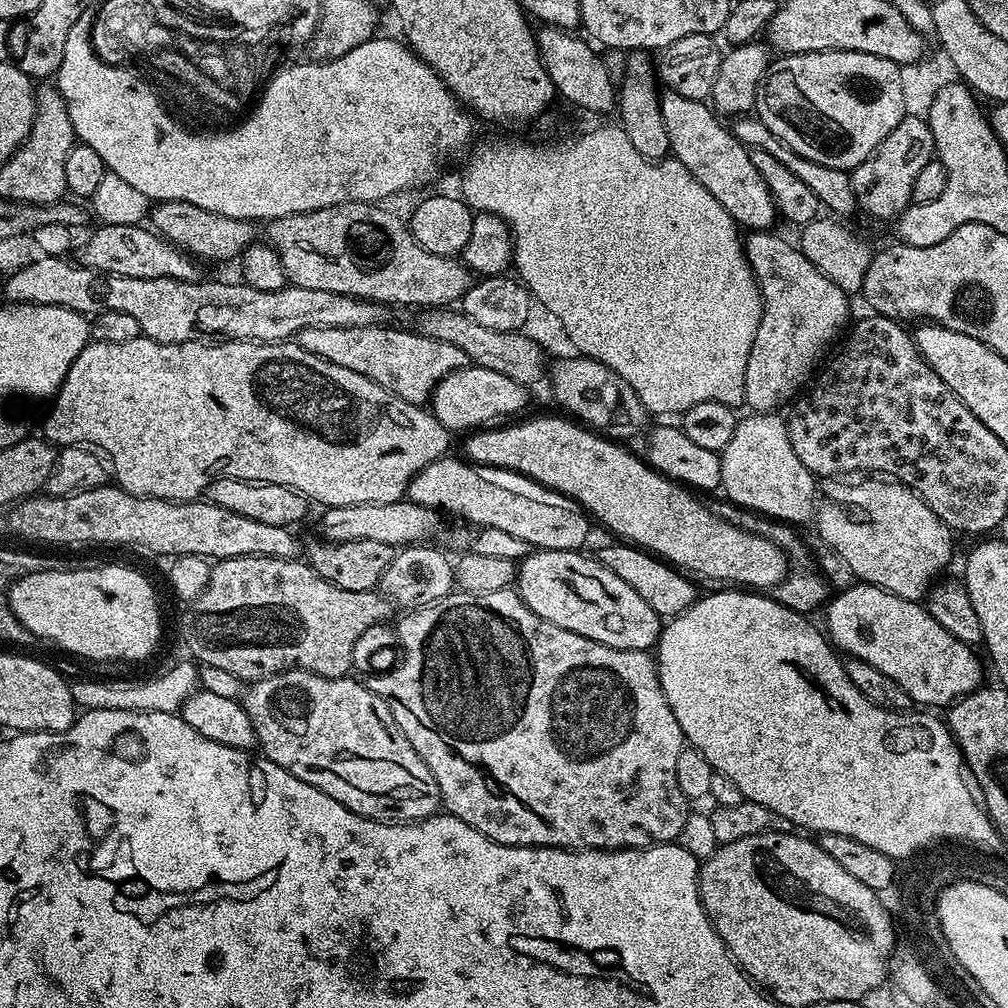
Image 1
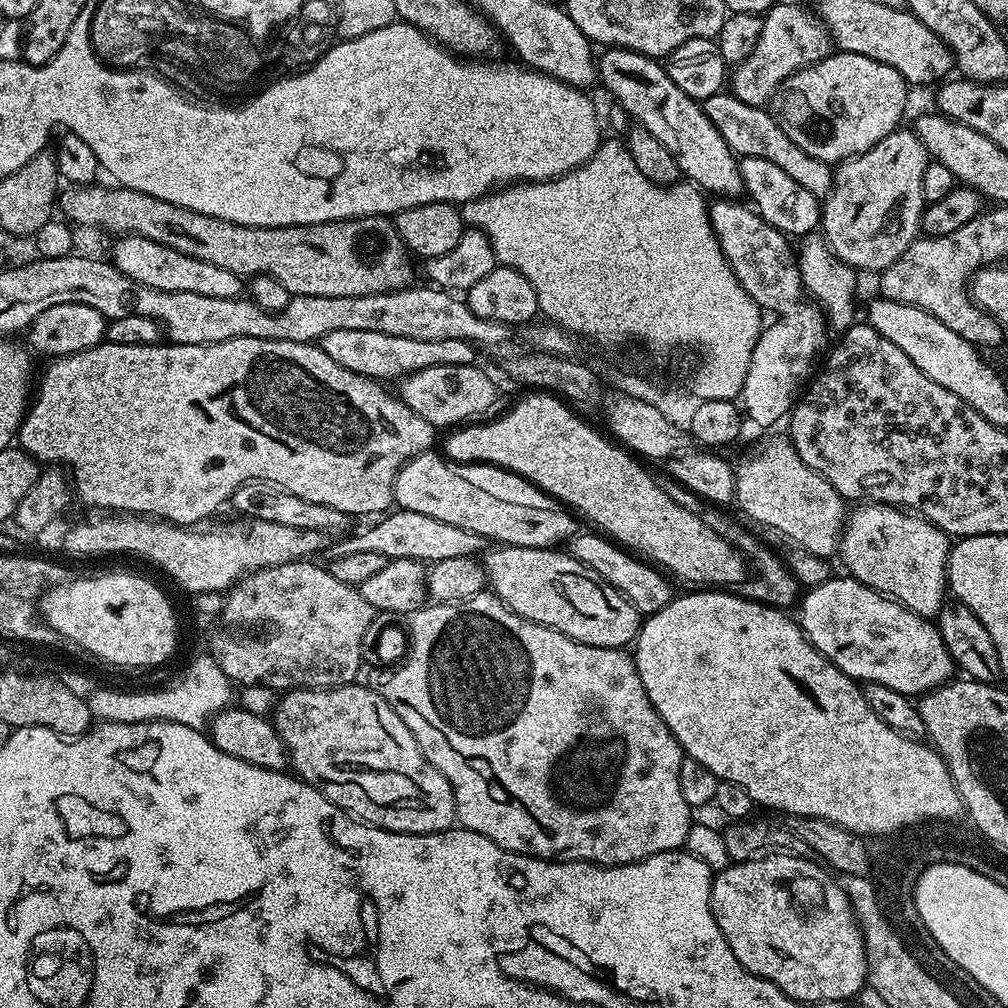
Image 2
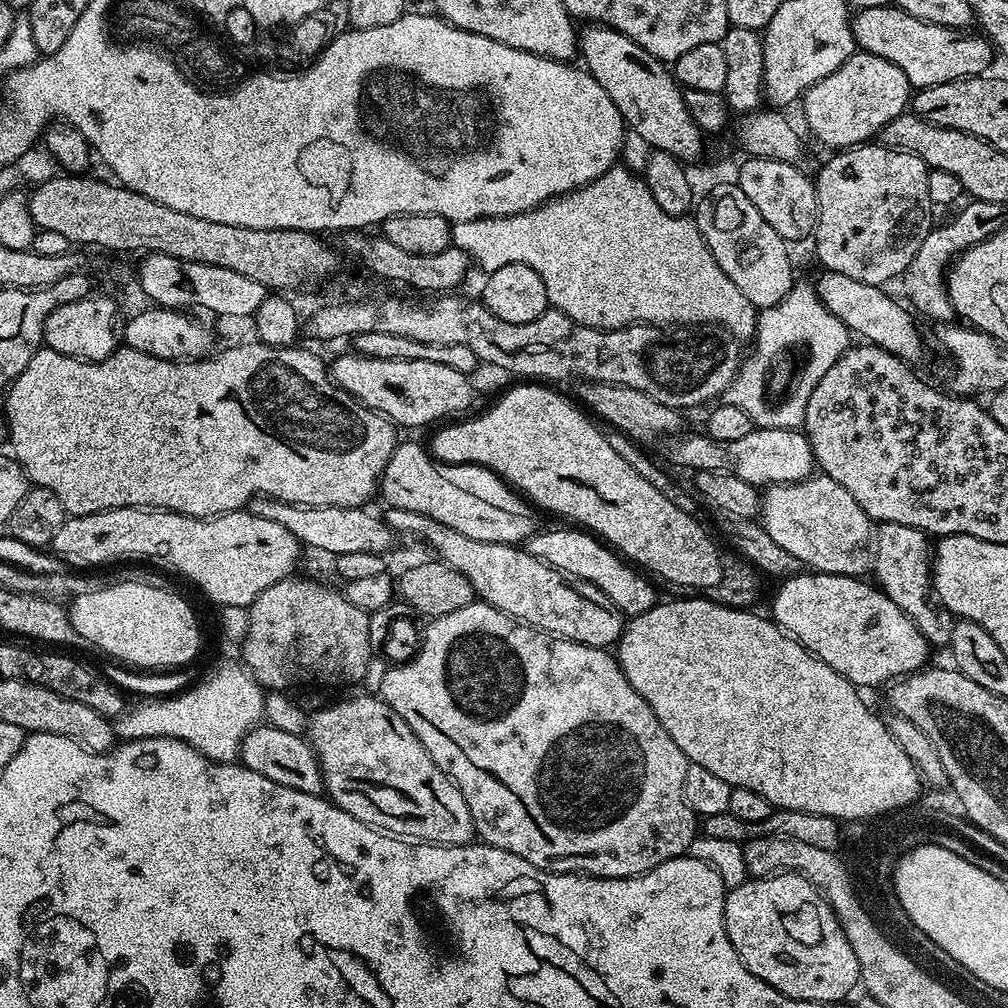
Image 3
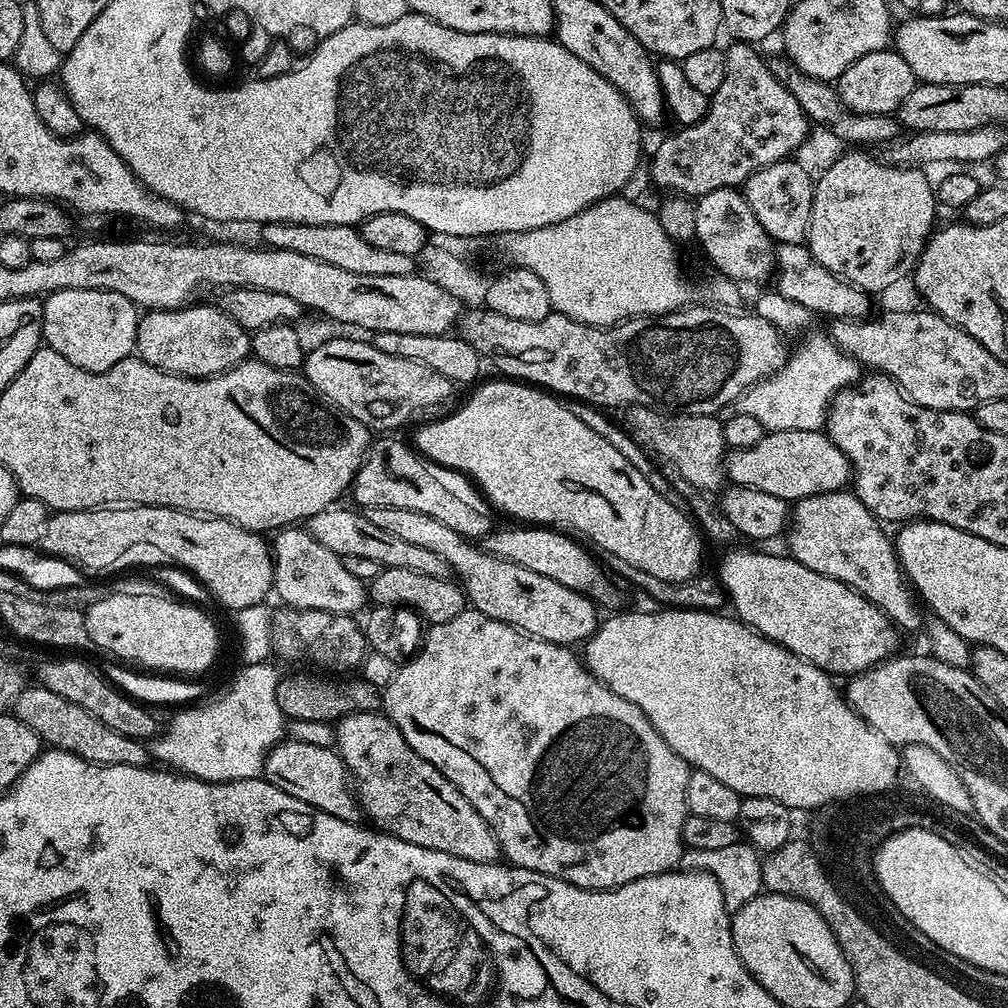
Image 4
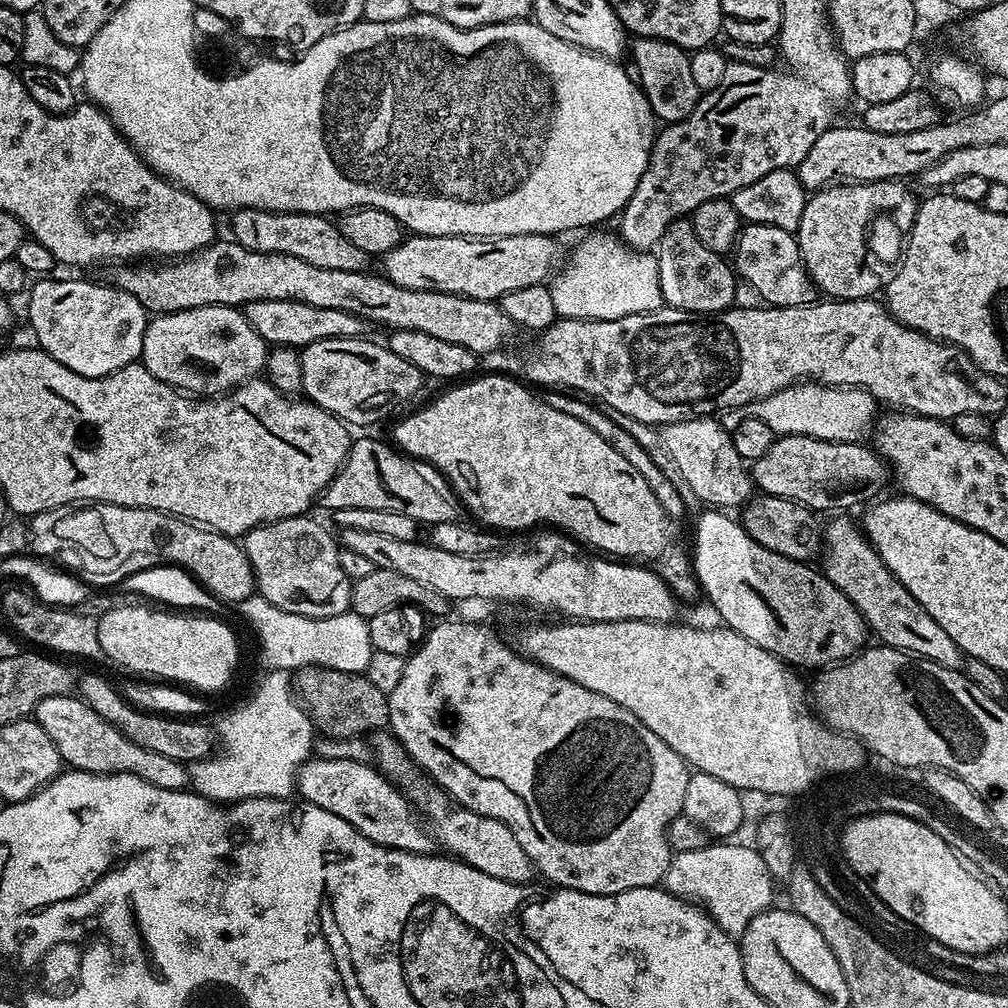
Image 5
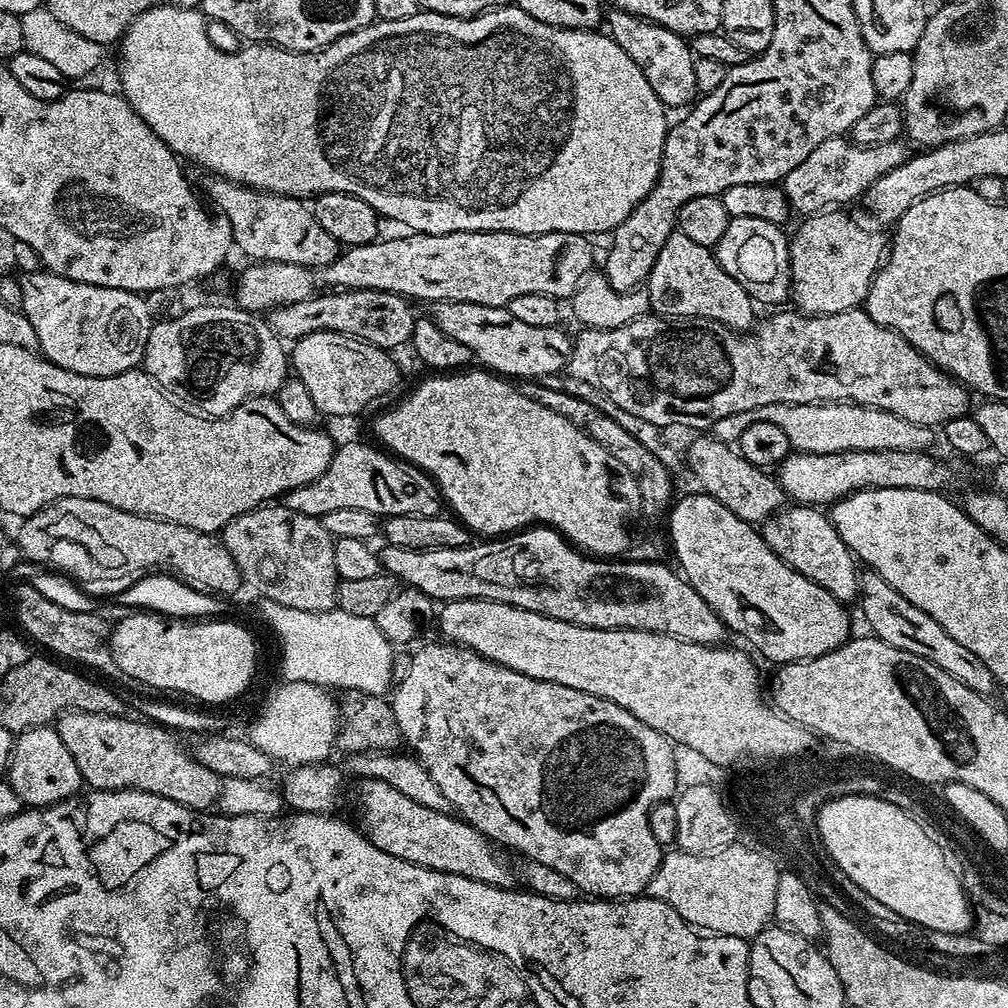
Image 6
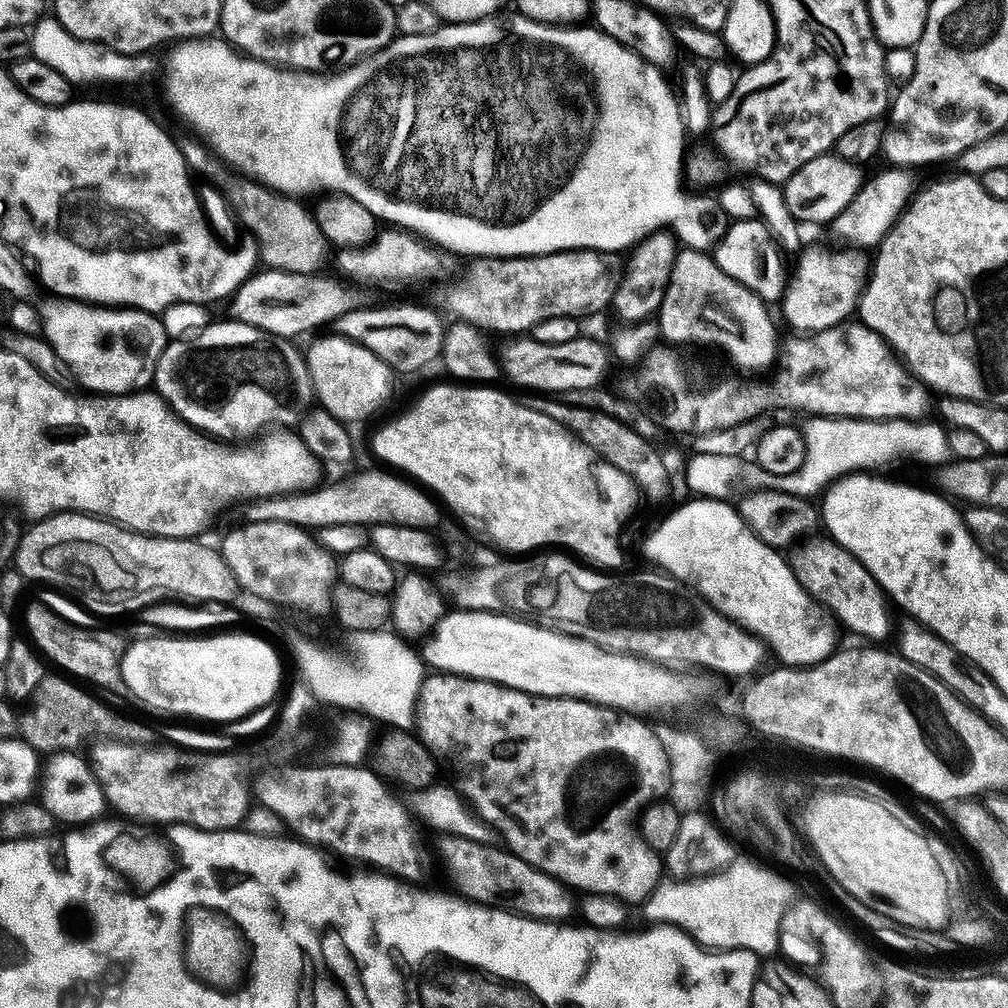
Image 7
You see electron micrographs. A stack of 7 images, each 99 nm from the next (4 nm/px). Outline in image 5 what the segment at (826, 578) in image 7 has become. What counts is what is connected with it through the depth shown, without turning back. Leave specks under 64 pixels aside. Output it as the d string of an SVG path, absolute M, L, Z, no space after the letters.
M756 494L744 504L740 513L738 519L746 534L750 534L754 542L766 546L766 550L801 562L815 561L815 556L817 559L821 555L822 524L816 521L817 513L804 504L781 496Z

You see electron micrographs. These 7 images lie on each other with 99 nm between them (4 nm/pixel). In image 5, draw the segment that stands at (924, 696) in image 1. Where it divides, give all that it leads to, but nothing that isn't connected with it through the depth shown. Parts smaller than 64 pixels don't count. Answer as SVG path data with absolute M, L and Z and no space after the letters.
M704 510L696 517L696 537L692 540L692 561L690 567L695 572L700 591L712 603L712 608L721 616L723 627L732 628L742 638L750 638L754 646L762 646L770 654L797 669L812 668L823 670L841 663L865 647L866 625L860 611L834 586L823 571L812 569L808 562L791 560L782 554L766 550L750 534L746 534L739 519L730 517L720 510Z

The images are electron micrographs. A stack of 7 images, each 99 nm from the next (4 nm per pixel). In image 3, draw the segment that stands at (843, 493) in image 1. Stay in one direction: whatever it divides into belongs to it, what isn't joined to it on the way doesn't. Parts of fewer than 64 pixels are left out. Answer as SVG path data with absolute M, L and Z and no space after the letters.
M880 524L878 528L878 547L874 552L871 571L876 572L875 583L880 591L892 599L918 626L918 630L928 640L929 645L936 644L941 650L947 649L956 620L952 611L938 598L932 584L933 549L929 537L918 528L901 524Z

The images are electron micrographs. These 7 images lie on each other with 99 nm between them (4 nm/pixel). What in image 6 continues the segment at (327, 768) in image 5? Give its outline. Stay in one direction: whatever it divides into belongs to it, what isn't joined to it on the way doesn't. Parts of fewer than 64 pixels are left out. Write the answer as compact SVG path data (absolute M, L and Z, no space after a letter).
M364 778L359 783L360 801L356 804L360 811L358 828L370 843L378 846L378 850L423 868L497 884L499 888L513 887L513 869L512 872L508 869L507 862L495 852L493 841L483 836L473 824L459 815L448 816L447 811L439 812L430 806L422 806L381 780Z

